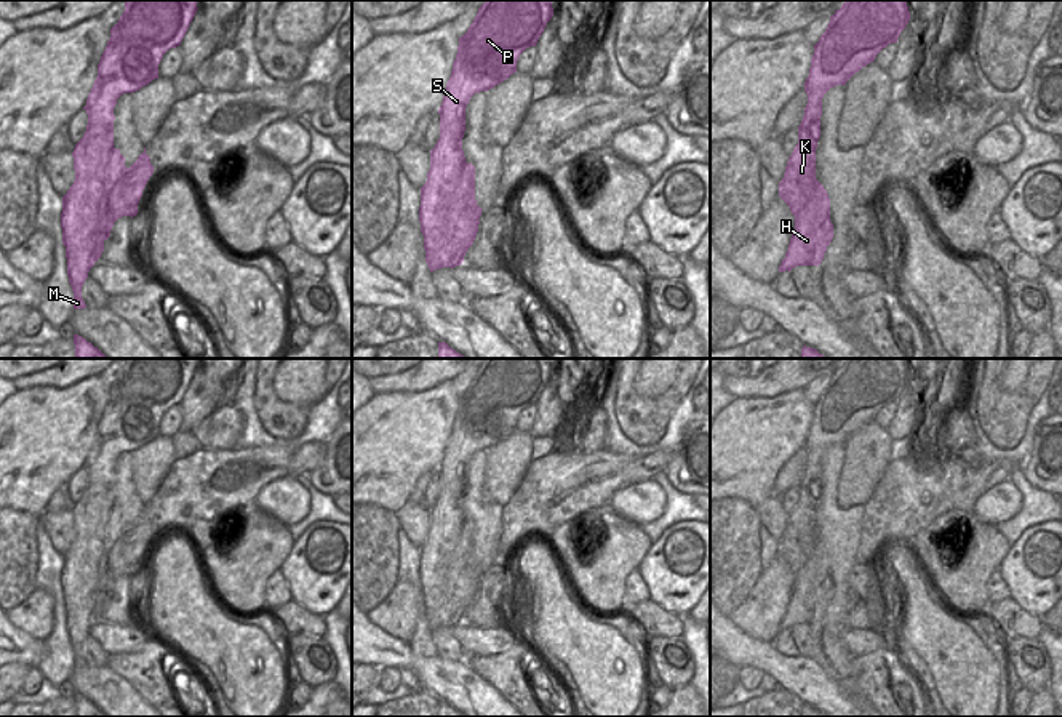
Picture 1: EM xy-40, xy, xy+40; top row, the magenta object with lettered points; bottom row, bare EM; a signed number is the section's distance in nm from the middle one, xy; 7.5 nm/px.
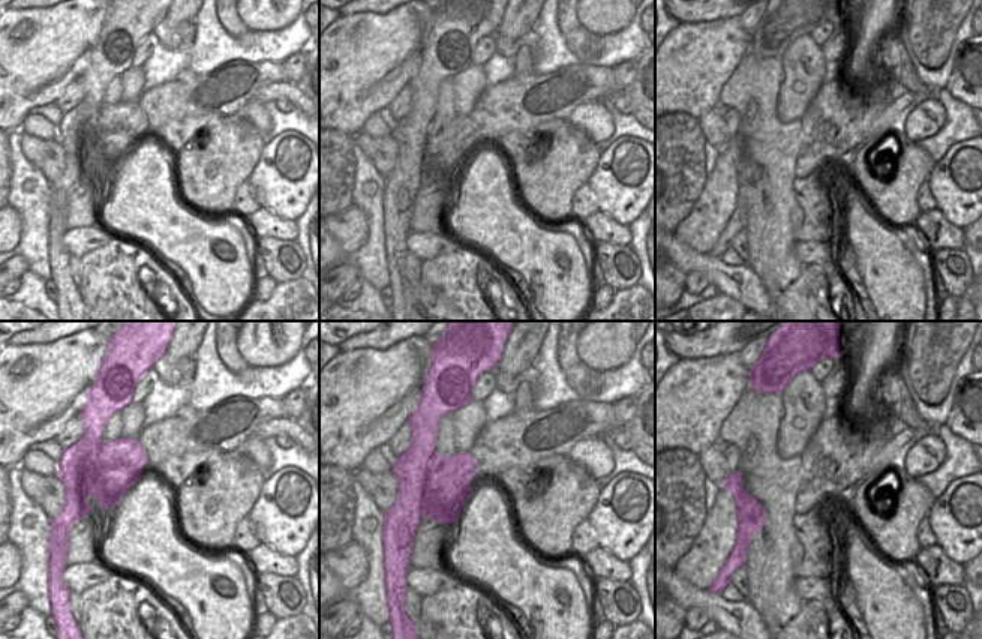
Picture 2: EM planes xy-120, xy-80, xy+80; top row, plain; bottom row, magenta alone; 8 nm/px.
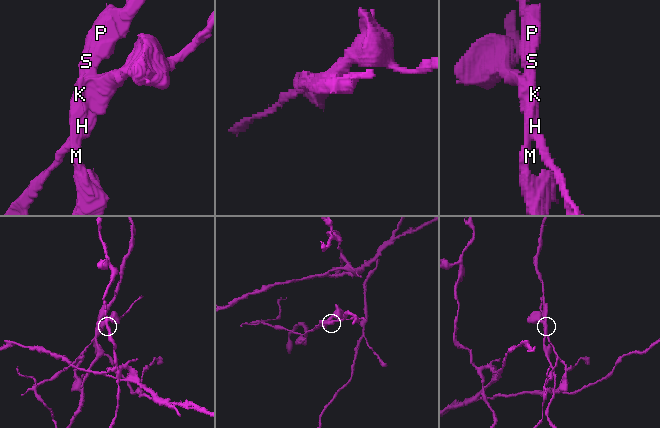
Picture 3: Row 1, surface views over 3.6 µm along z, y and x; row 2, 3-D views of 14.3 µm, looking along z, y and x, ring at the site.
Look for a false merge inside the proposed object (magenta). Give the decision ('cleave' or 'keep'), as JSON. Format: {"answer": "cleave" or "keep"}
{"answer": "cleave"}

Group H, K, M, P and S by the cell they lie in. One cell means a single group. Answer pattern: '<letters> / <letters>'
H / K M P S

